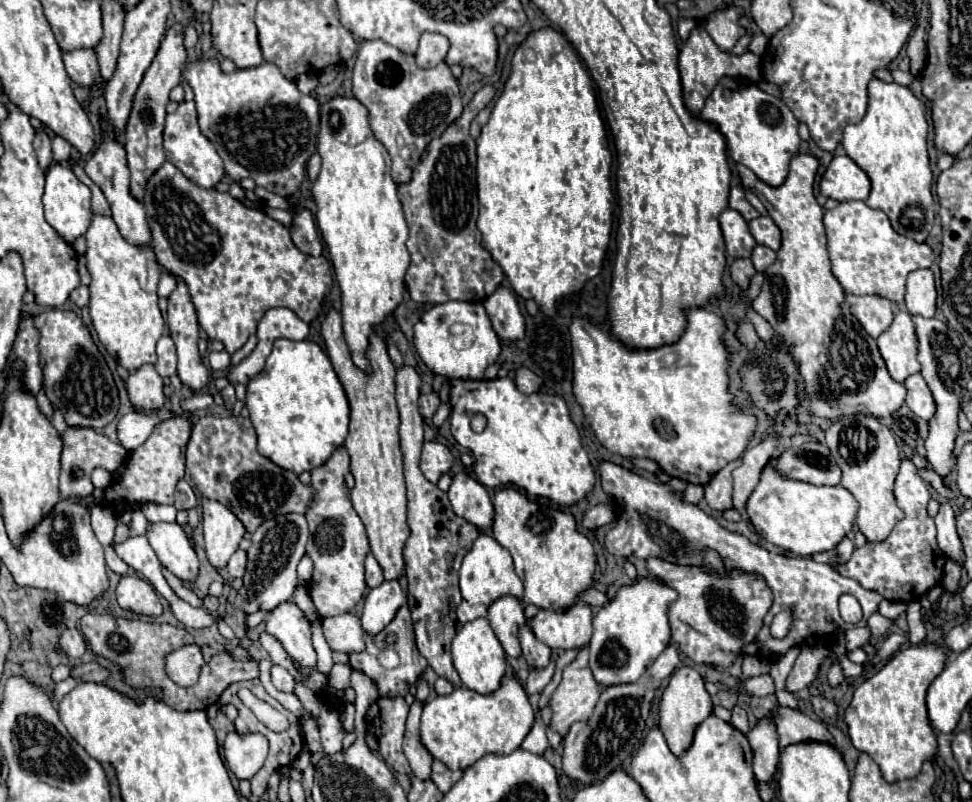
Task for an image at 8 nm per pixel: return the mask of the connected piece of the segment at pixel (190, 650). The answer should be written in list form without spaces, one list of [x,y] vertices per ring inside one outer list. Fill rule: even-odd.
[[[186,645],[166,655],[166,673],[174,683],[182,687],[196,685],[202,665],[204,665],[204,659],[198,645]]]

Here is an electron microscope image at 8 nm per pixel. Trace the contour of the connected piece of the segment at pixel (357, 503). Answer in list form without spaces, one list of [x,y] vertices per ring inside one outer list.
[[[328,309],[322,321],[322,337],[326,341],[326,353],[344,385],[350,403],[350,431],[344,441],[350,453],[350,471],[356,479],[354,489],[350,491],[352,505],[362,519],[370,549],[384,569],[386,579],[398,579],[404,569],[402,547],[410,535],[406,525],[406,487],[402,475],[402,453],[398,445],[398,409],[394,399],[394,373],[386,343],[378,333],[372,333],[368,339],[366,357],[370,361],[372,373],[360,369],[352,361],[352,353],[344,339],[342,317],[336,309]]]

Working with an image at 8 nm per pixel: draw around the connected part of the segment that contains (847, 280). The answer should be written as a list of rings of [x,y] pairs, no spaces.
[[[846,201],[824,213],[828,237],[828,253],[832,273],[846,293],[886,297],[898,307],[904,307],[906,275],[914,269],[924,269],[934,263],[934,251],[928,243],[916,243],[894,231],[888,215],[882,209],[872,209],[864,201]]]

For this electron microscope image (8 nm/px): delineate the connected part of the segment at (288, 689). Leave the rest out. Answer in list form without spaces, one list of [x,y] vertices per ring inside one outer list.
[[[280,665],[272,667],[272,683],[278,691],[284,691],[284,693],[292,693],[296,687],[296,679]]]

